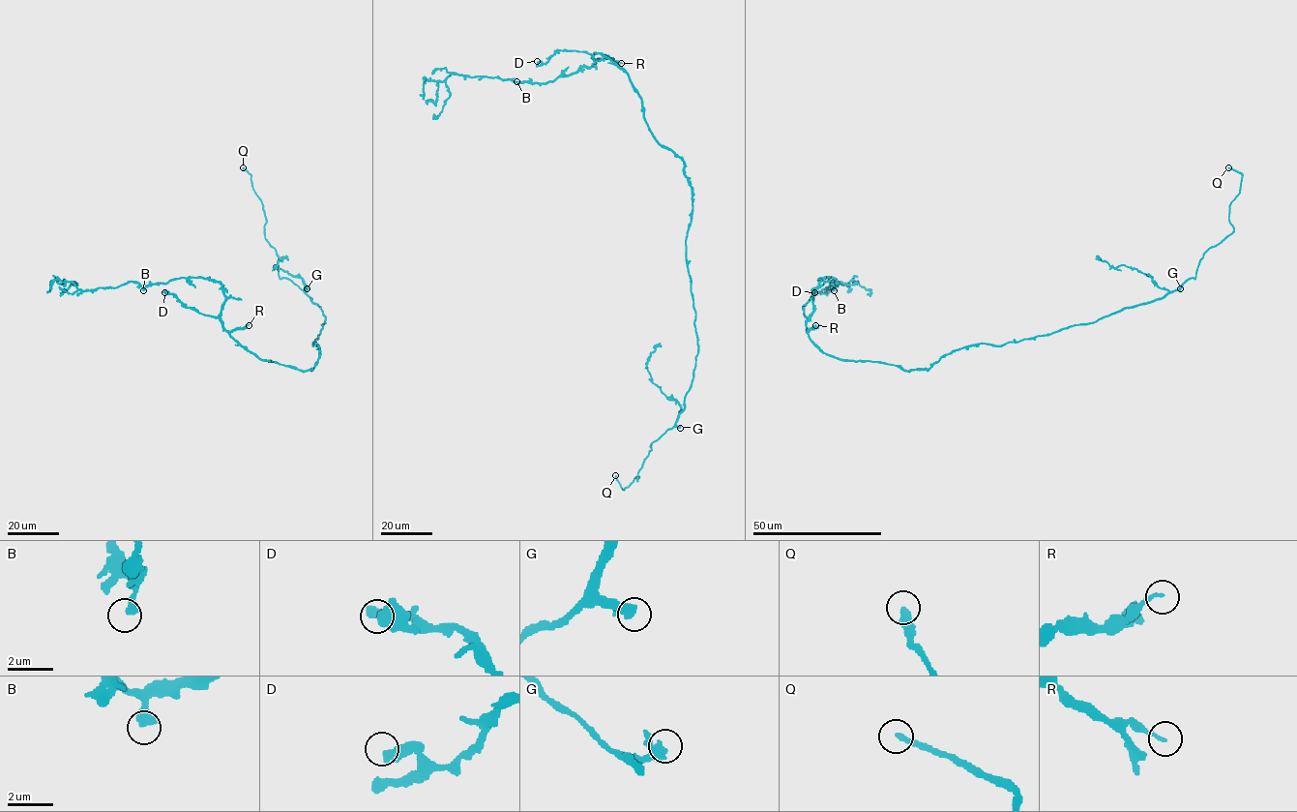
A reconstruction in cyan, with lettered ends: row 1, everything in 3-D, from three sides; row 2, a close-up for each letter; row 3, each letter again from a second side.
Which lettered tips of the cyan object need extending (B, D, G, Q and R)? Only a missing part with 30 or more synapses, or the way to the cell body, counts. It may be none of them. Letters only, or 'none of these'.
G, Q

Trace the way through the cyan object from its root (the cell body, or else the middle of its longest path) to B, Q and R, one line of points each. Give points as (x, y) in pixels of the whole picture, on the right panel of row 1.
B: (935, 362), (928, 369), (906, 371), (824, 353), (808, 335), (806, 321), (819, 280), (833, 278), (834, 290)
Q: (935, 362), (977, 344), (1094, 322), (1177, 290), (1234, 230), (1229, 204), (1242, 174), (1228, 167)
R: (935, 362), (928, 369), (906, 371), (881, 362), (840, 360), (824, 353), (811, 341), (808, 331), (815, 325)

